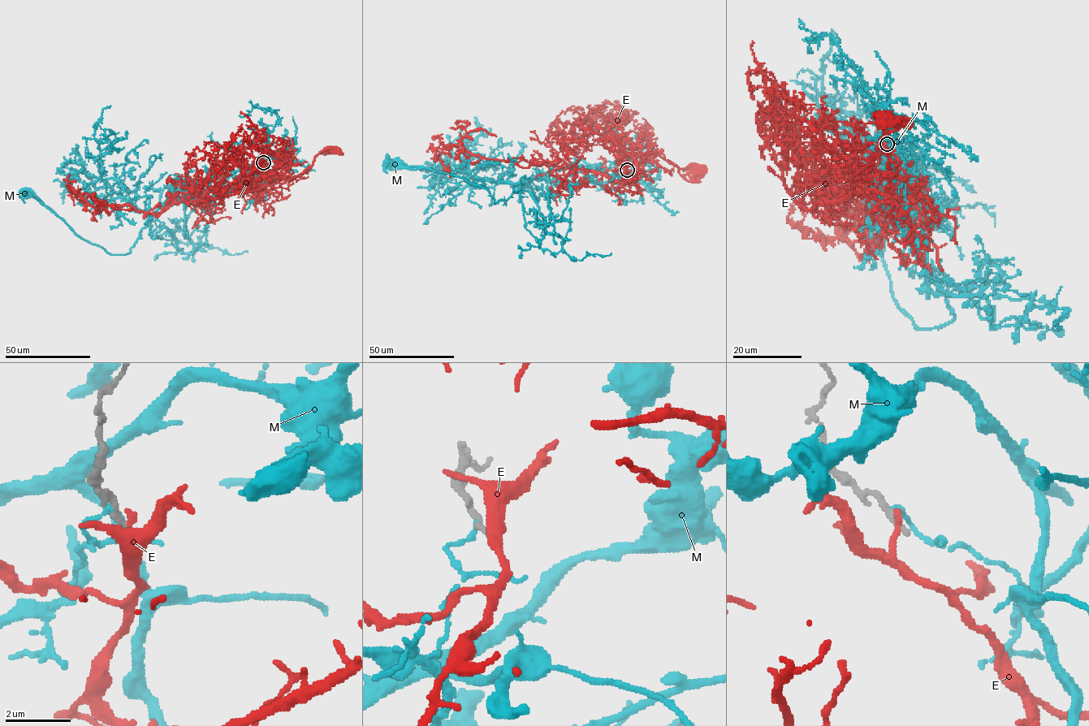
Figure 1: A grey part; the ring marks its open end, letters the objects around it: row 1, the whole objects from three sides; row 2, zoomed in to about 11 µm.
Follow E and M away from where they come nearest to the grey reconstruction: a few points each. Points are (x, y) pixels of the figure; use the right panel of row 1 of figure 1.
E: (886, 143), (911, 189), (907, 200), (856, 194), (851, 177), (883, 133), (881, 114), (884, 121)
M: (884, 141), (909, 140), (902, 218), (947, 278), (947, 323), (918, 329), (896, 304), (875, 205)

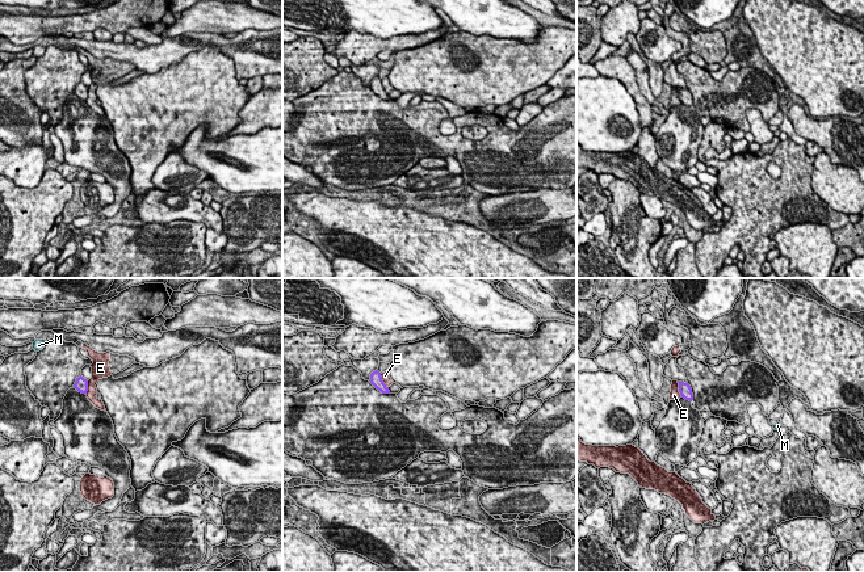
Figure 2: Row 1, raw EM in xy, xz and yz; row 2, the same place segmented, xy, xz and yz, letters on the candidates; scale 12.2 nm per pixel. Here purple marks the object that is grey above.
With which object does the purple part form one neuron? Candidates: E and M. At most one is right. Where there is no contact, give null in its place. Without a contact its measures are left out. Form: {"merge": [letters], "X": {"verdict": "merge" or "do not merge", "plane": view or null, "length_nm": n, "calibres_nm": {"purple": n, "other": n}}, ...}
{"merge": [], "E": {"verdict": "do not merge", "plane": "yz", "length_nm": 200, "calibres_nm": {"purple": 160, "other": 130}}, "M": {"verdict": "do not merge", "plane": null}}

